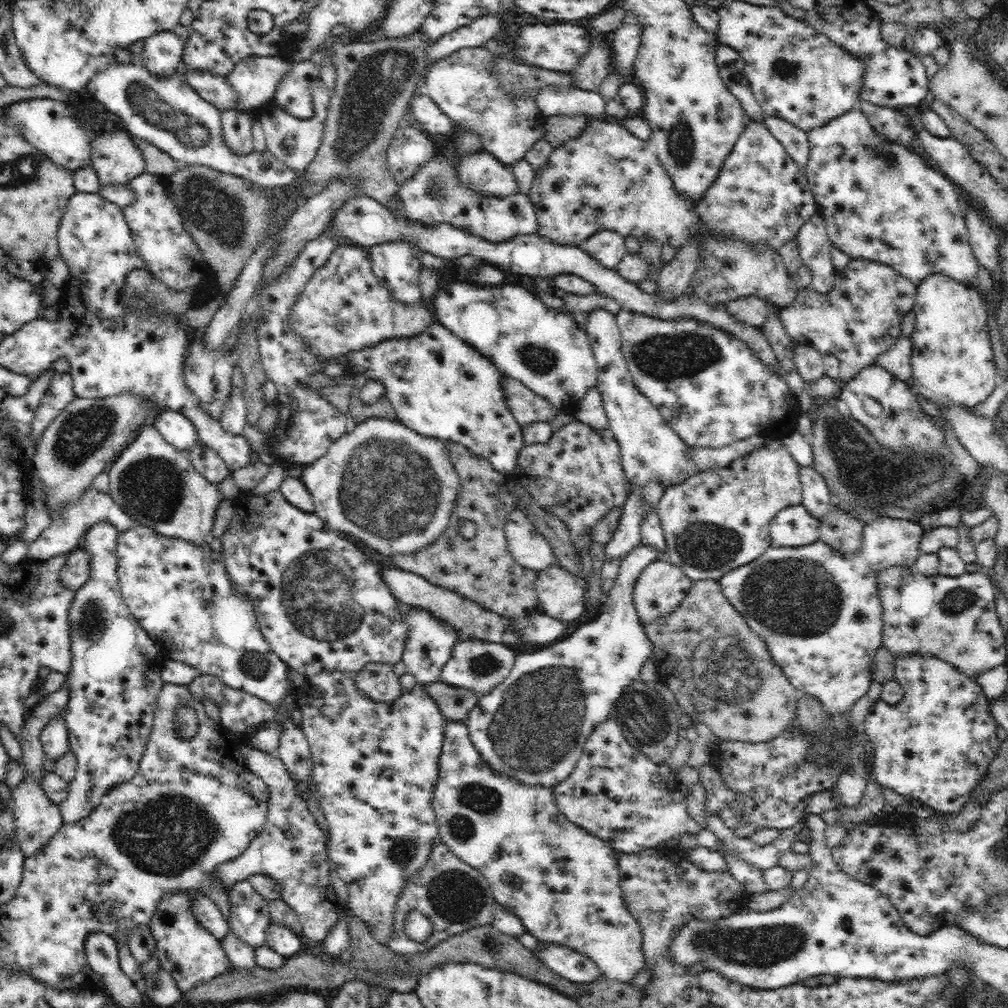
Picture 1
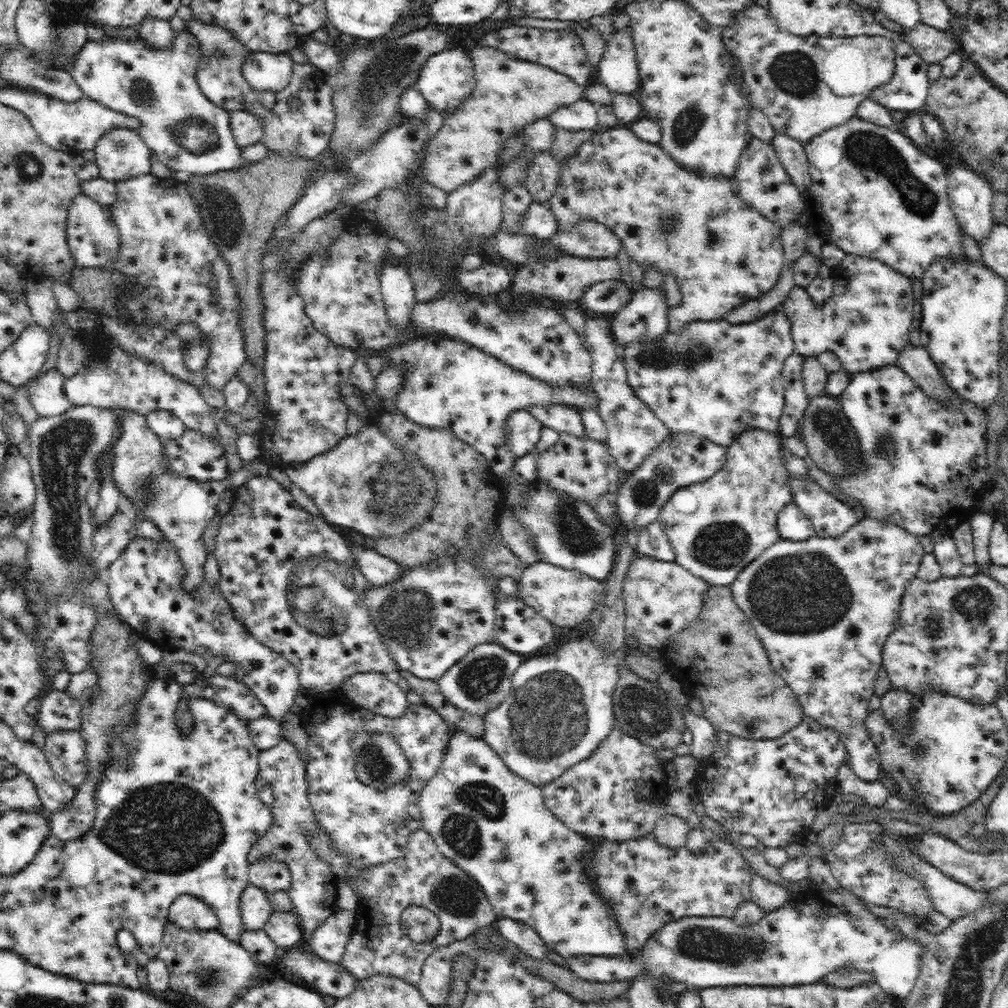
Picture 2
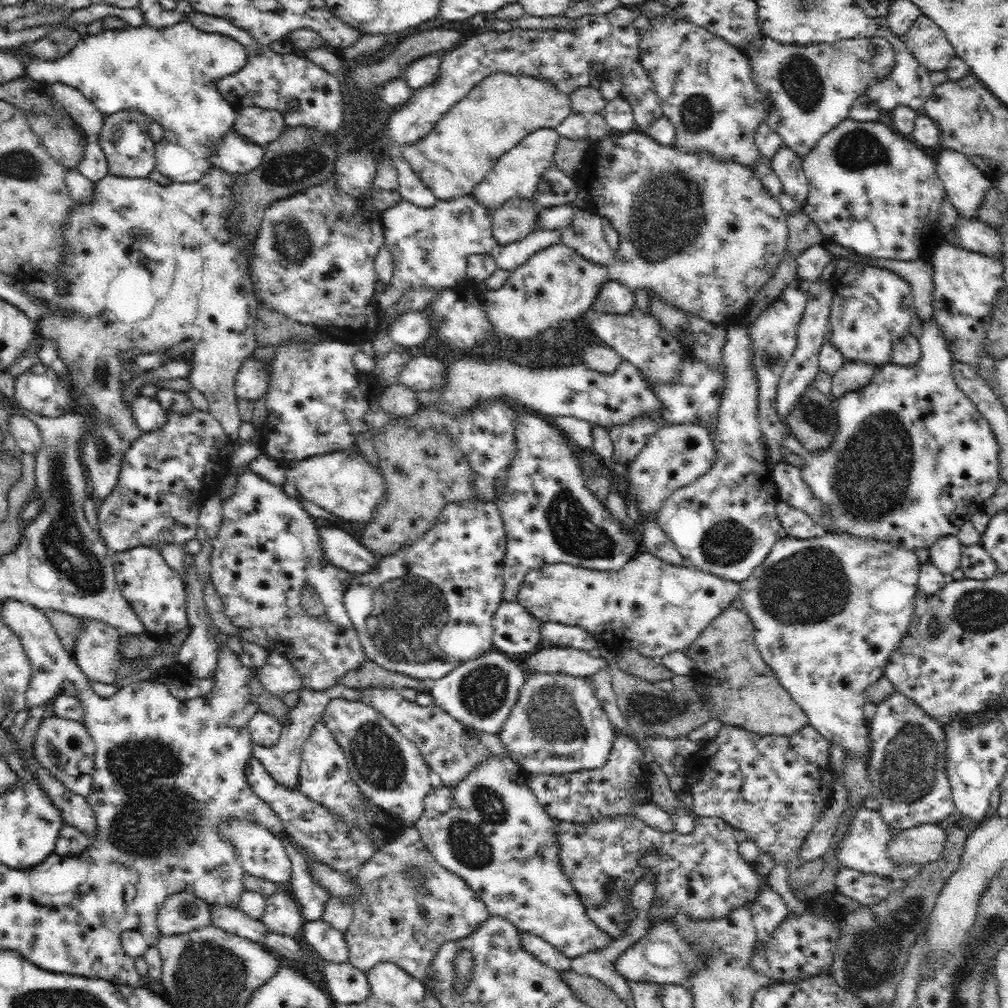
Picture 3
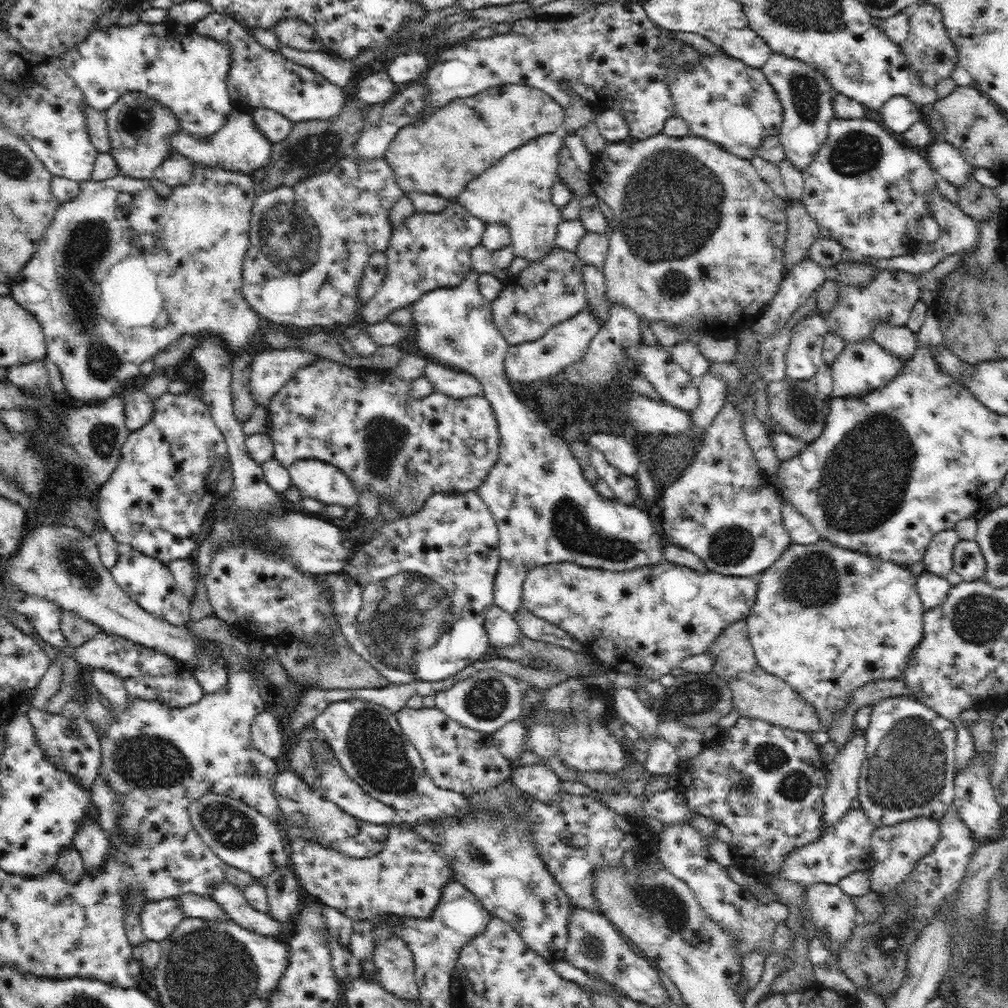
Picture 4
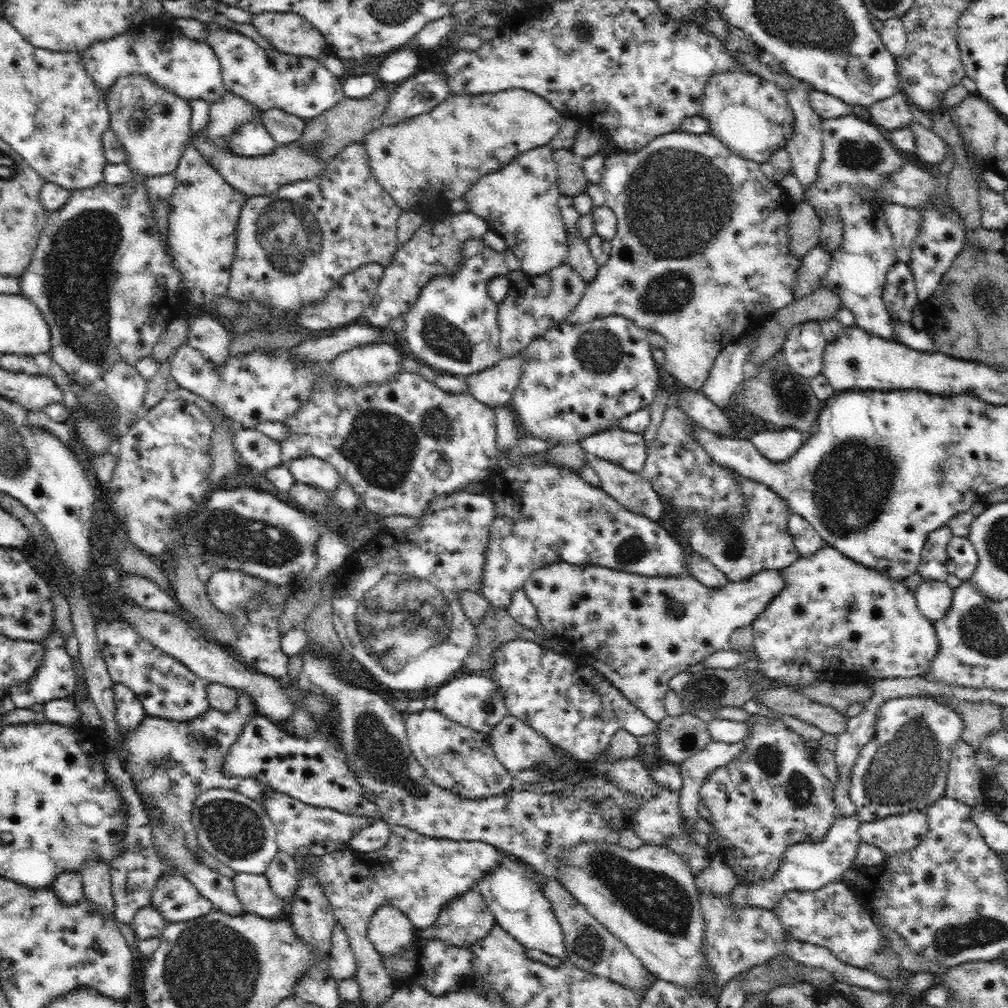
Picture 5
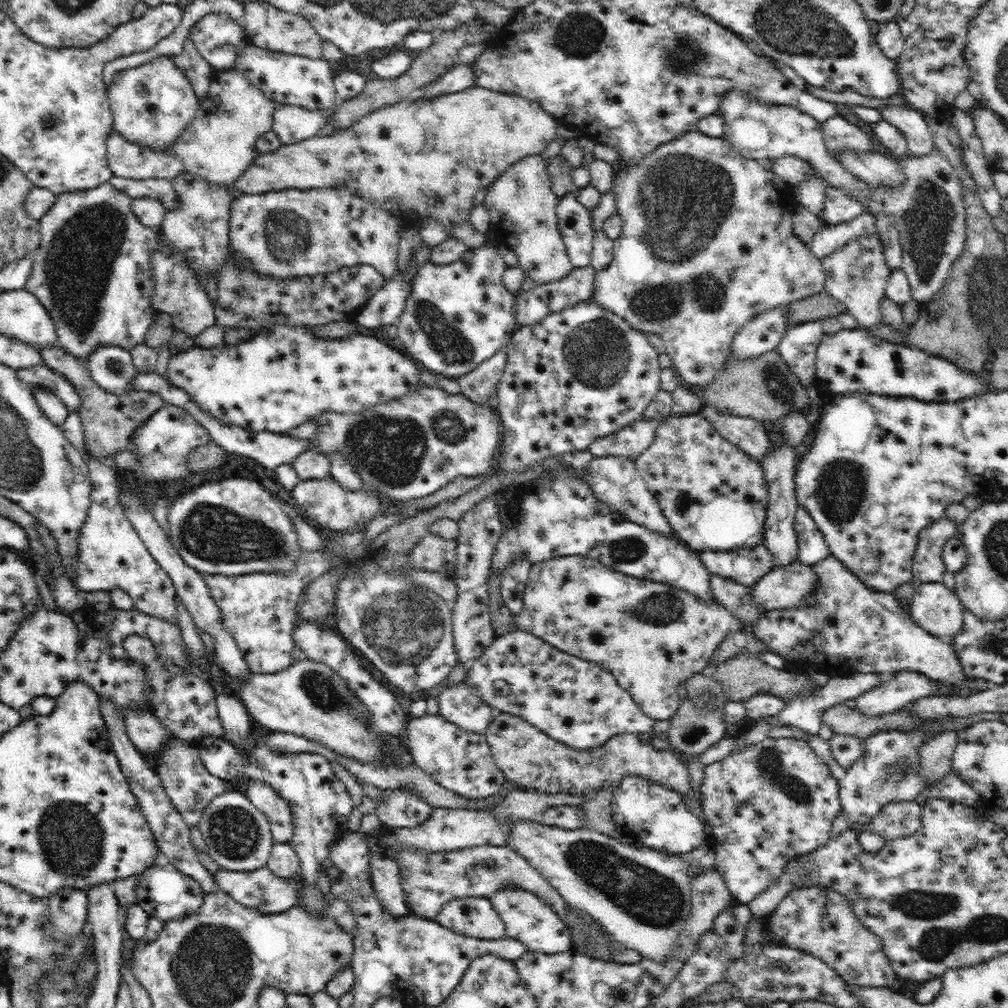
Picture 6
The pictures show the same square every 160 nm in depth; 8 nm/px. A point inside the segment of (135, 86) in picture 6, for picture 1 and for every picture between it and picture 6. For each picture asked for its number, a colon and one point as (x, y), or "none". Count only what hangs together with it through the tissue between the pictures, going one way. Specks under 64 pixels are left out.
1: (115, 159)
2: (121, 153)
3: (129, 149)
4: (140, 128)
5: (153, 124)

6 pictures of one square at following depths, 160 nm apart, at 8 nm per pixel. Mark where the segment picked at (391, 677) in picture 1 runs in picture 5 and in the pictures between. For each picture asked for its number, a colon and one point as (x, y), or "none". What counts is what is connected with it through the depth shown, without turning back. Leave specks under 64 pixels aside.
2: (377, 692)
3: (452, 750)
4: (466, 761)
5: (460, 759)

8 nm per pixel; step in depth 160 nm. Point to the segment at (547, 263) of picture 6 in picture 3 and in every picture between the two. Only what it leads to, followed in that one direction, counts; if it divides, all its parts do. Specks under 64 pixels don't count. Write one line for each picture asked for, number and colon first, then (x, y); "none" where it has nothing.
3: (516, 174)
4: (515, 191)
5: (520, 201)

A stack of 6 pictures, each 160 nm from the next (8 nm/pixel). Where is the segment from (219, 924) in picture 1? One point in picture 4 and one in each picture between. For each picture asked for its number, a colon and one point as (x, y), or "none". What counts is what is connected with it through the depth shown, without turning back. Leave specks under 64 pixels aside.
2: (188, 912)
3: (182, 912)
4: (158, 919)

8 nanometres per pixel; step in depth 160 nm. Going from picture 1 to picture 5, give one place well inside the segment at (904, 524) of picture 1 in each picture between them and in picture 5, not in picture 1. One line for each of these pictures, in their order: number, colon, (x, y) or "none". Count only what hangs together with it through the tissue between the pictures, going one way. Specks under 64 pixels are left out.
2: (823, 607)
3: (827, 611)
4: (826, 619)
5: (835, 620)

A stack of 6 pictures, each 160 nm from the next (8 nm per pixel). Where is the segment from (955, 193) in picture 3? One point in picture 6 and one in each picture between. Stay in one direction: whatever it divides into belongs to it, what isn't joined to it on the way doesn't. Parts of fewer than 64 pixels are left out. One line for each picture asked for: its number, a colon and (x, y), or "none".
4: (948, 161)
5: (930, 148)
6: (911, 123)

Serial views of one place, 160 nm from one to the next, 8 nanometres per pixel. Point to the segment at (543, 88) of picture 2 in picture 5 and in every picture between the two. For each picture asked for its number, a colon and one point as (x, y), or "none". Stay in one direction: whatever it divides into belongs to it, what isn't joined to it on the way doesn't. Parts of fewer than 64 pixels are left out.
3: (466, 142)
4: (453, 145)
5: (439, 154)

